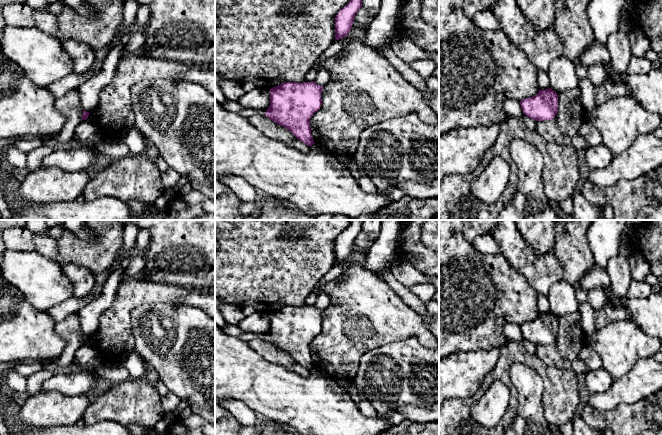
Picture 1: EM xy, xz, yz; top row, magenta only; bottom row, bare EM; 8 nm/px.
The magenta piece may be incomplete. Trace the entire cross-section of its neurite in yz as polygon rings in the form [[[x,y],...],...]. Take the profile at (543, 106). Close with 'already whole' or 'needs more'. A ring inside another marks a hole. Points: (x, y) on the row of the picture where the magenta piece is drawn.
[[[551,88],[539,90],[536,95],[521,100],[520,105],[523,113],[535,121],[552,120],[558,111],[558,95]]] | already whole

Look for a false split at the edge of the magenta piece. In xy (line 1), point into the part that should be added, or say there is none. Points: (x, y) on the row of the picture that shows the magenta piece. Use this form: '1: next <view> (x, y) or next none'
1: next none

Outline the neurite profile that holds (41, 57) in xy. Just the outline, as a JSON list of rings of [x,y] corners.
[[[6,26],[0,45],[2,52],[39,87],[46,88],[73,73],[73,59],[64,51],[62,42],[36,26],[30,28]]]

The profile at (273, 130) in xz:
[[[256,114],[249,117],[248,120],[268,137],[281,141],[301,153],[308,153],[310,149],[308,145],[298,140],[289,130],[275,123],[267,116]]]

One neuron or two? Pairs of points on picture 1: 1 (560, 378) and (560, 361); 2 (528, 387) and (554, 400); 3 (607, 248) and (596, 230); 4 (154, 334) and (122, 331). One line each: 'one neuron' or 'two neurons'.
1: two neurons
2: two neurons
3: one neuron
4: two neurons

